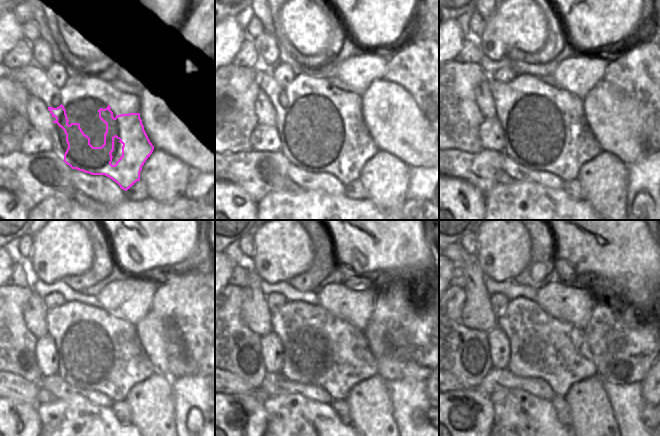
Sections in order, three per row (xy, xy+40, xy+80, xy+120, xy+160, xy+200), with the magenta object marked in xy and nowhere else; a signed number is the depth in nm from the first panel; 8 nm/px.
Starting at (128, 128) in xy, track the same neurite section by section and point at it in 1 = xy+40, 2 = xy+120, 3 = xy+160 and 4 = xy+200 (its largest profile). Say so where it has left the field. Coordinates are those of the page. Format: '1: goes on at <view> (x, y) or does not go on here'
1: goes on at xy+40 (361, 147)
2: goes on at xy+120 (131, 355)
3: goes on at xy+160 (356, 355)
4: goes on at xy+200 (575, 353)

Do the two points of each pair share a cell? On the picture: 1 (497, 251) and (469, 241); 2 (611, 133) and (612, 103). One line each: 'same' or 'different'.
1: different
2: same

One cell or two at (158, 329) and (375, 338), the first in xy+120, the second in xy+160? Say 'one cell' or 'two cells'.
one cell

